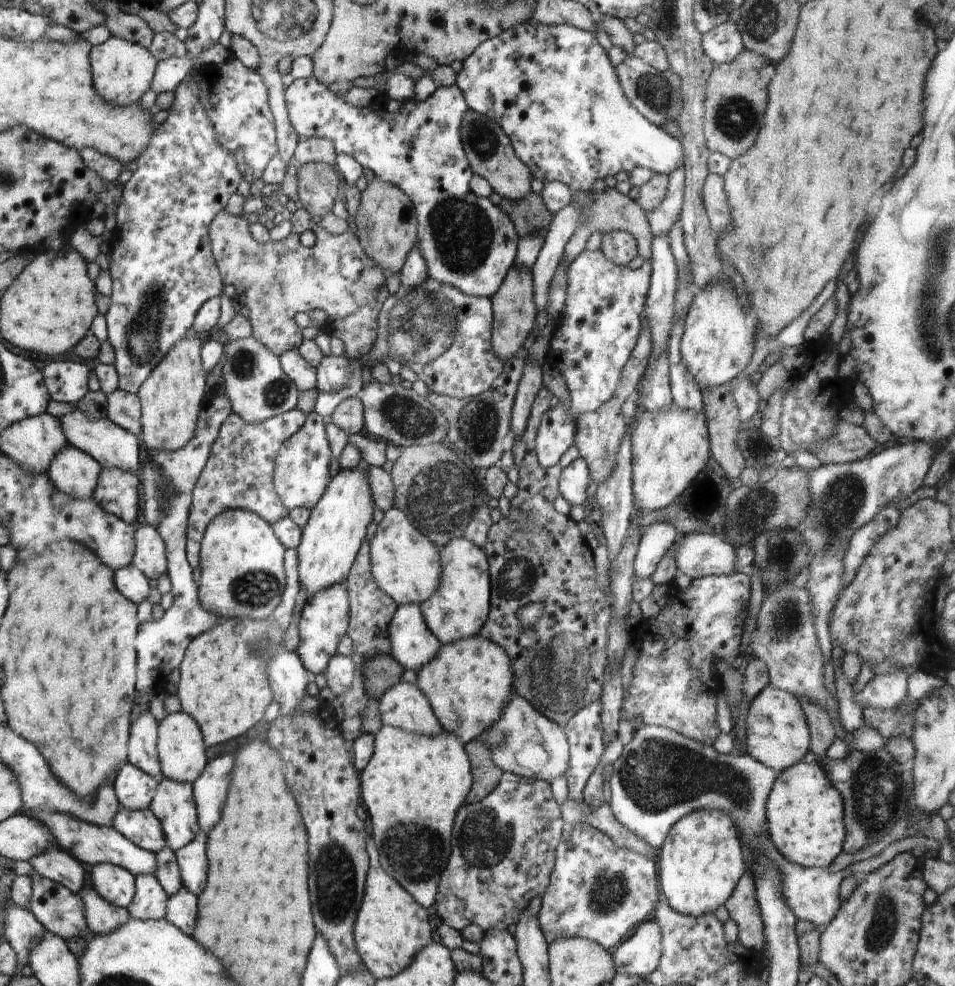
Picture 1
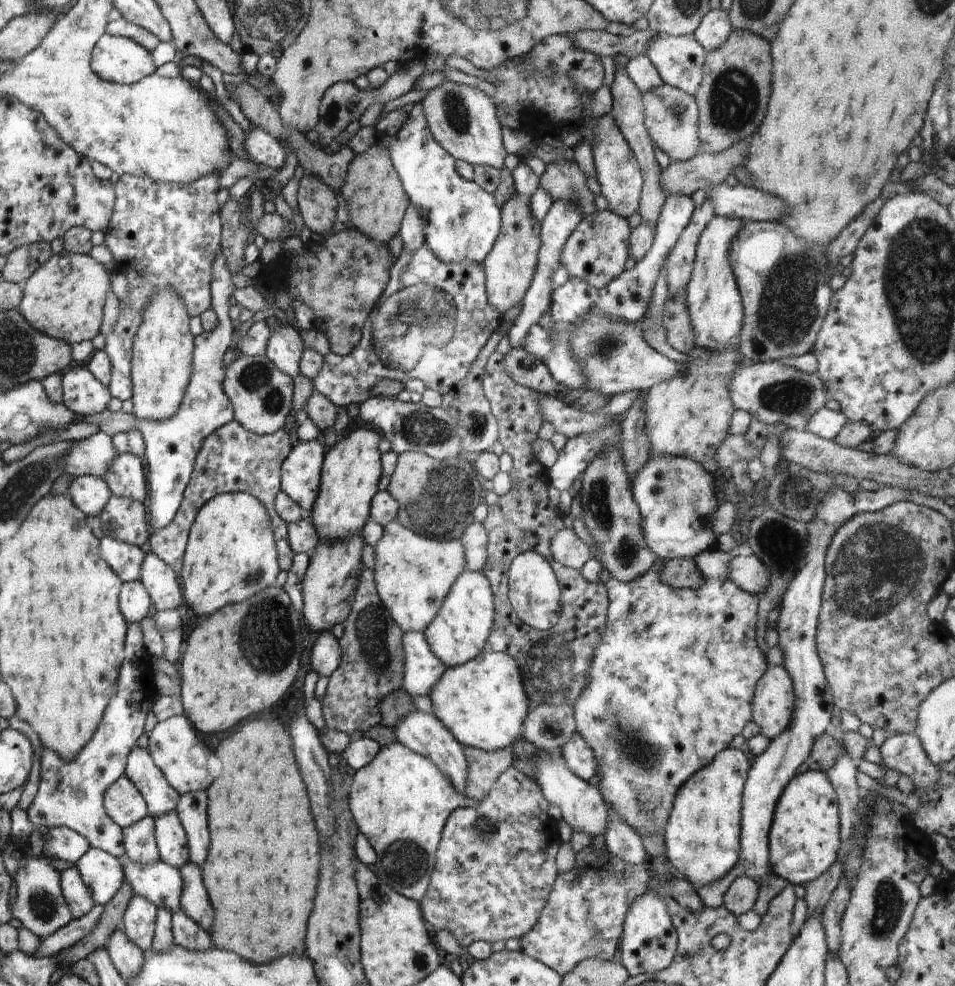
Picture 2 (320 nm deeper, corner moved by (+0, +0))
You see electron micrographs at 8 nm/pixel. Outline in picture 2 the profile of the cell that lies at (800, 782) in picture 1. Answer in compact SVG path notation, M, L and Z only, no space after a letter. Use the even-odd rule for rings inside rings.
M822 771L795 776L778 799L768 833L769 868L791 885L805 885L840 859L840 813L837 794Z

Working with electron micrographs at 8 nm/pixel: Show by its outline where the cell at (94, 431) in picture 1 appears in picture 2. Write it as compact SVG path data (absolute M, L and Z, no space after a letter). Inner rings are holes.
M117 453L105 480L112 490L112 496L128 497L141 503L146 501L146 476L137 456Z

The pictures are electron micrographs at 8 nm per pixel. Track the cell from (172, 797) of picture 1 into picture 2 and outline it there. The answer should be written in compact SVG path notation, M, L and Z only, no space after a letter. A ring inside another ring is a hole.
M177 811L155 818L155 841L160 861L177 869L190 862L186 833Z

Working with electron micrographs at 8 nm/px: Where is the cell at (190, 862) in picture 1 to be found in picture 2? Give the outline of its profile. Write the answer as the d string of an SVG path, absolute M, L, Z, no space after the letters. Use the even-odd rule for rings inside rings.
M188 862L184 867L180 867L179 871L183 878L180 909L210 935L210 926L214 922L214 910L202 882L201 868Z

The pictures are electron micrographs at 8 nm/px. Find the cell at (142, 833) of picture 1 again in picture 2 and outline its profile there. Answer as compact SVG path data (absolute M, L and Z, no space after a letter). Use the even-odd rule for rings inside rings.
M145 816L138 823L123 828L123 845L126 858L135 863L153 865L159 861L155 841L155 818Z

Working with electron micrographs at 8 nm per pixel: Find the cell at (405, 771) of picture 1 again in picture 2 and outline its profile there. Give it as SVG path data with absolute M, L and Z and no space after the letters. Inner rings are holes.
M400 742L381 747L370 764L351 775L353 781L348 790L347 804L358 832L364 834L377 854L376 861L371 866L373 871L394 892L419 903L426 894L435 865L435 852L448 817L458 807L476 808L481 801L458 794L450 779L433 762L412 752Z

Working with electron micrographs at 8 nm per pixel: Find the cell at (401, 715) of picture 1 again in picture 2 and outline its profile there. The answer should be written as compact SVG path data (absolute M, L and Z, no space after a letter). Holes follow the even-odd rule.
M416 710L410 713L402 722L399 722L394 730L398 742L412 752L433 762L442 771L442 774L450 779L458 794L464 795L467 779L467 760L463 751L464 747L434 714L426 714Z

